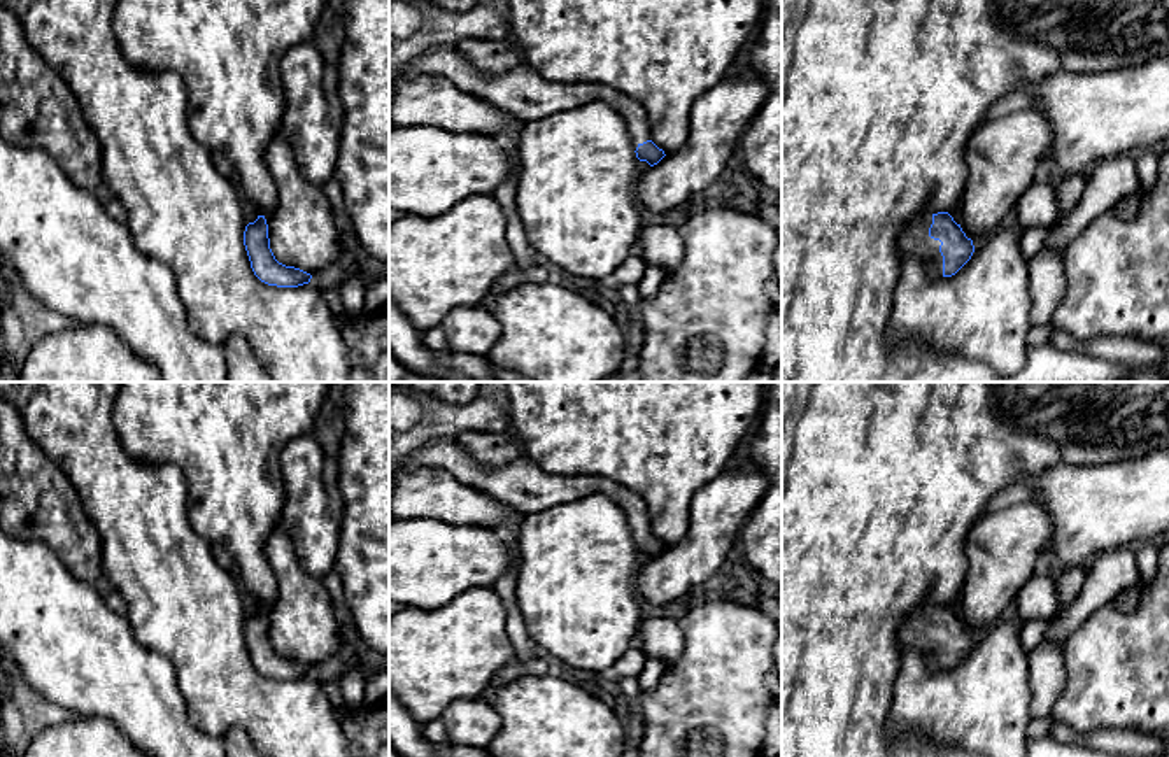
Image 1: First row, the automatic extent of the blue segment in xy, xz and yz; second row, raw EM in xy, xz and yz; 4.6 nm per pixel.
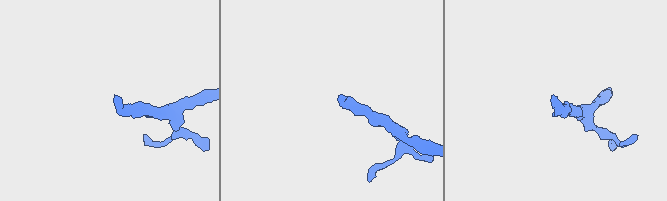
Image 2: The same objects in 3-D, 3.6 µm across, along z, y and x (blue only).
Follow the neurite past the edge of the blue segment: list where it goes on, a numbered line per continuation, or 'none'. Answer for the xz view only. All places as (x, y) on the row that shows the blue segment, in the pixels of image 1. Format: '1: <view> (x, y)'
1: xz (523, 91)

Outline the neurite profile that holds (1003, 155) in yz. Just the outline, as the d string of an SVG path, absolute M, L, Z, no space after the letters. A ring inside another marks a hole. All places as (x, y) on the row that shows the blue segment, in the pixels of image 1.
M1032 107L983 119L974 128L966 145L967 180L960 198L967 238L992 235L1018 209L1052 138L1052 124Z

